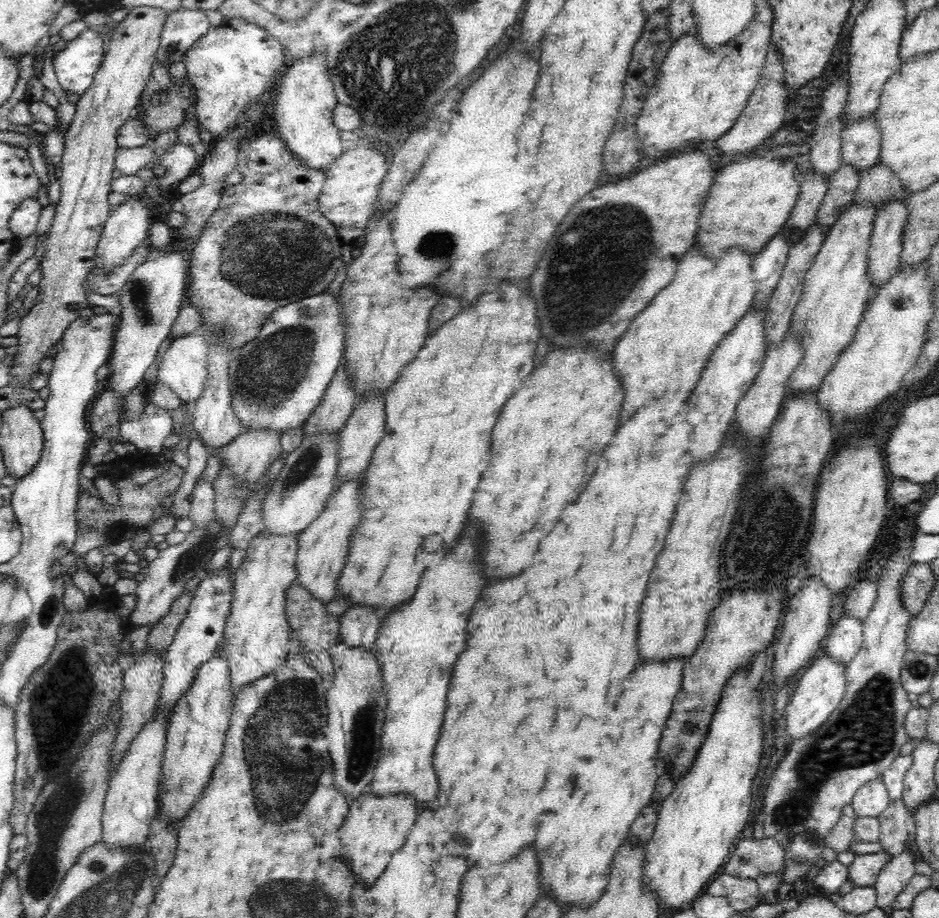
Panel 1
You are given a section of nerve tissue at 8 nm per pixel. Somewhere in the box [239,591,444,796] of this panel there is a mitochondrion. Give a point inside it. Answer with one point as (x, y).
(363, 751)

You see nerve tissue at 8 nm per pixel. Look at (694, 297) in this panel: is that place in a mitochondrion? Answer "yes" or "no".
no

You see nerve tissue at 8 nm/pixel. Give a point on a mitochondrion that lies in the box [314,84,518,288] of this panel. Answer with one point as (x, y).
(436, 245)

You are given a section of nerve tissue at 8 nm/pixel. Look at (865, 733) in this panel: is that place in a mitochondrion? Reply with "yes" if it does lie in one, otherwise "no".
yes

